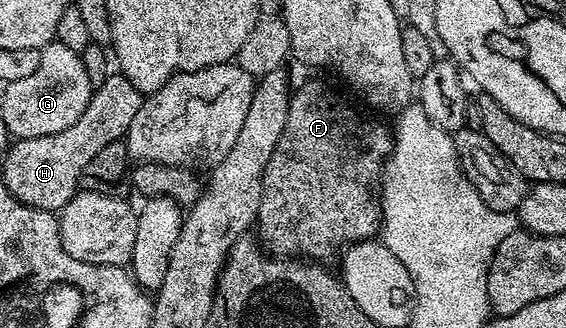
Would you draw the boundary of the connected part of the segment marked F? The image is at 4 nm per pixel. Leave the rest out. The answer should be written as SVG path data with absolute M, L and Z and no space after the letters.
M312 80L295 89L290 102L290 118L286 118L286 130L282 130L282 138L278 138L278 146L274 146L274 154L270 154L270 162L266 162L266 174L262 178L262 202L256 215L260 236L258 240L269 253L281 258L307 258L312 262L328 262L332 255L339 253L345 246L356 244L361 240L371 240L382 228L382 200L378 189L382 184L382 173L385 163L392 154L393 133L384 124L371 124L368 120L359 120L352 108L344 105L344 100L336 92L331 92L320 80Z

